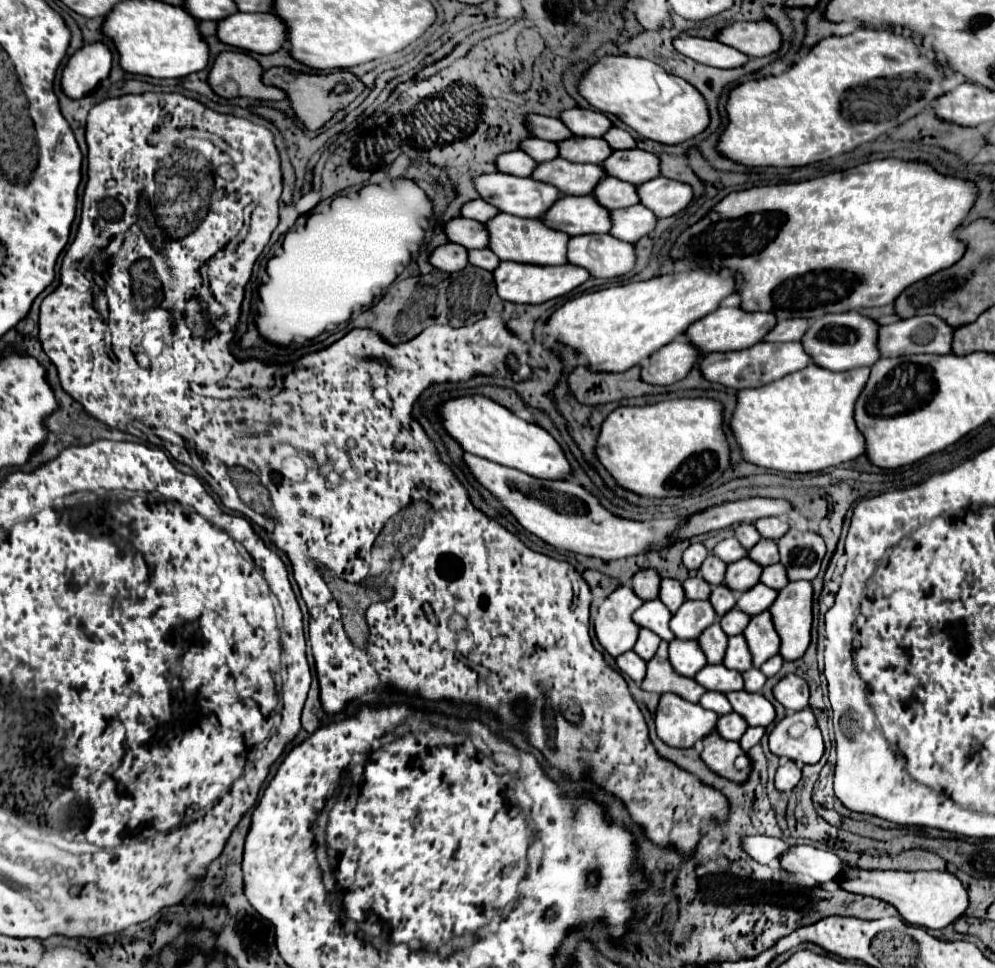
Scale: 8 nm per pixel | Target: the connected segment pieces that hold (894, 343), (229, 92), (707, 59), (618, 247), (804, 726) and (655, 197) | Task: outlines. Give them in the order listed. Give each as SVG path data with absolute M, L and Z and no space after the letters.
M936 314L914 316L880 328L878 348L884 358L904 354L950 354L954 330Z
M228 50L216 58L216 64L210 70L208 82L216 94L222 98L244 96L260 100L282 100L286 98L284 90L266 86L262 82L264 68L256 58L242 50Z
M676 38L674 48L700 62L706 66L716 66L716 68L738 68L744 66L750 56L742 54L740 50L734 50L718 40L704 40L704 38Z
M582 234L568 242L568 262L582 266L596 278L614 278L636 264L636 246L612 234Z
M810 708L788 714L770 732L770 750L798 764L816 764L824 754L824 742Z
M654 178L638 186L640 202L650 208L658 218L668 218L684 210L694 200L694 190L678 180Z

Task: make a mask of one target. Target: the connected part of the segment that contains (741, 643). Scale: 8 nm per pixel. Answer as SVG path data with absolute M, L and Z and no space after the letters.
M742 634L730 638L728 650L726 650L726 656L724 656L722 664L726 664L728 668L734 668L738 672L746 672L746 670L752 668L752 654L750 654Z

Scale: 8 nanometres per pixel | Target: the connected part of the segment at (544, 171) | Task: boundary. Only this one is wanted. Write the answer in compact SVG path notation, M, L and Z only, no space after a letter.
M562 158L542 162L536 166L532 178L554 184L562 194L586 196L594 192L594 186L606 176L604 166L596 164L574 164Z

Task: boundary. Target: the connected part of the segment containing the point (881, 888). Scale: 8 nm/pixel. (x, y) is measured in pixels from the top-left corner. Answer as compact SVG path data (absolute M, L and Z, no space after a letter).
M850 868L844 872L840 886L854 894L874 896L892 904L904 922L924 928L946 928L956 922L968 908L968 890L950 872L918 870L918 872L892 872L892 870L860 870Z

